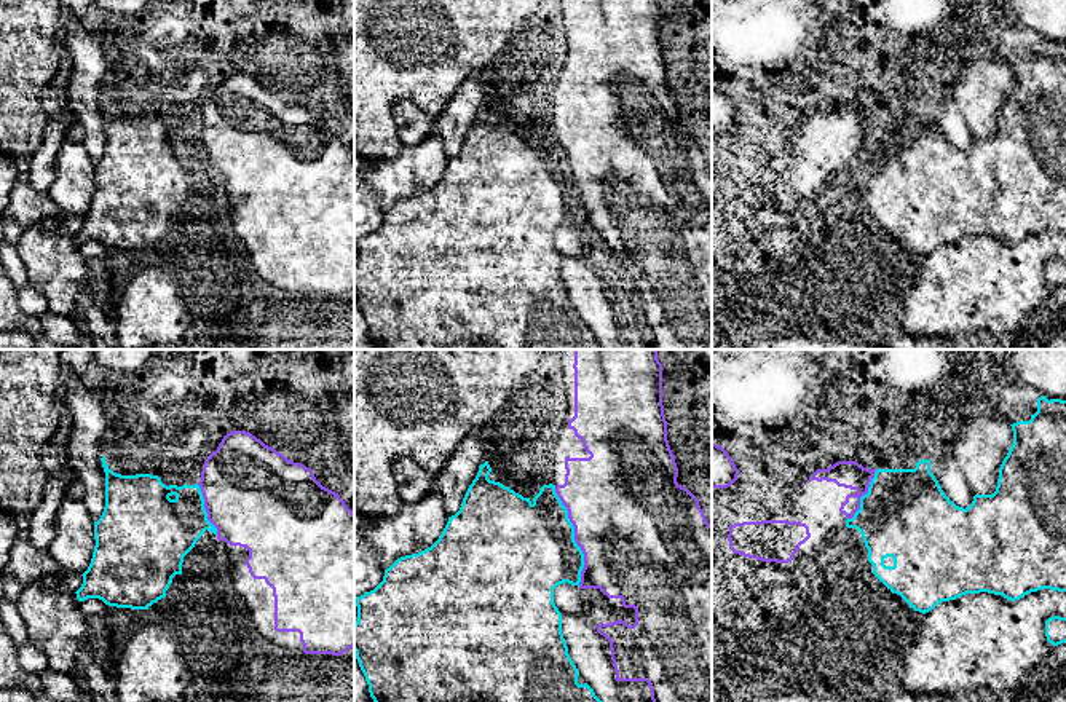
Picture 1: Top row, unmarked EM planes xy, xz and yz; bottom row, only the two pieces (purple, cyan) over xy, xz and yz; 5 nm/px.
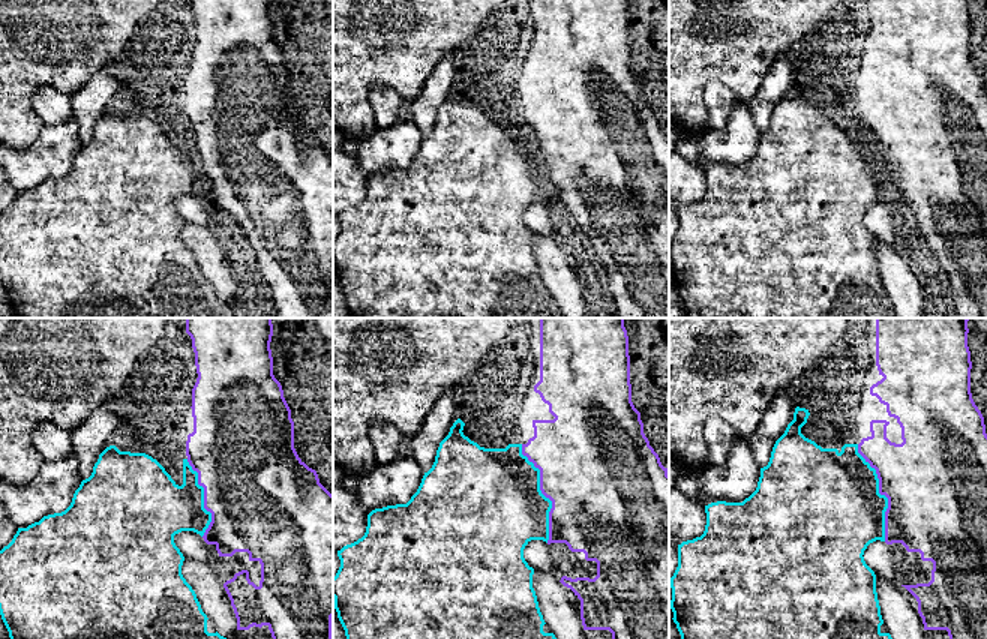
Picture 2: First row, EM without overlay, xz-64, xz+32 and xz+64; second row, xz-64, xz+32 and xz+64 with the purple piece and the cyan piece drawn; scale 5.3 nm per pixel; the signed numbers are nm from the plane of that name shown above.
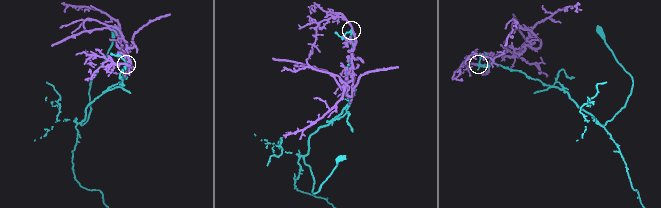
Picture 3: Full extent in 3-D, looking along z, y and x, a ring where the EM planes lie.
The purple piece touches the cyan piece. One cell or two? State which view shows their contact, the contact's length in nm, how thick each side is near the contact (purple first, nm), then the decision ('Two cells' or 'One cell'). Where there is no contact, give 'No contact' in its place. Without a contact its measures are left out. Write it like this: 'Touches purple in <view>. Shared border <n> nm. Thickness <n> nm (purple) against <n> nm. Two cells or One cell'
Touches purple in xz. Shared border 500 nm. Thickness 500 nm (purple) against 460 nm. Two cells

